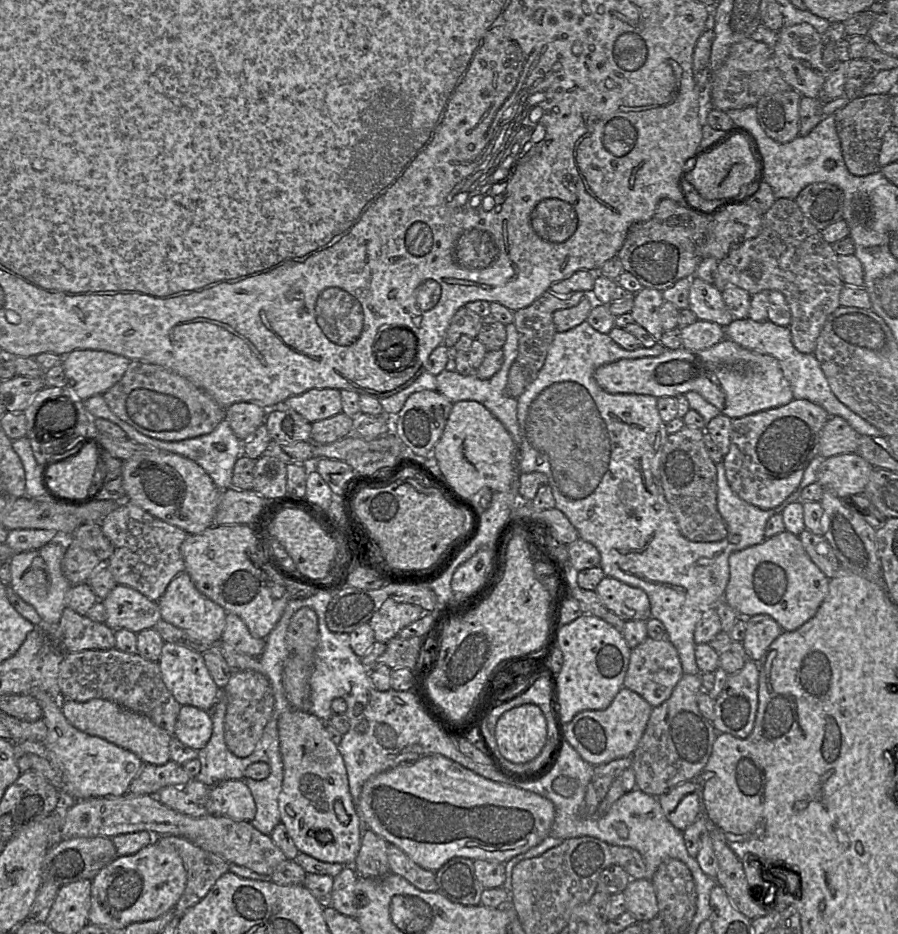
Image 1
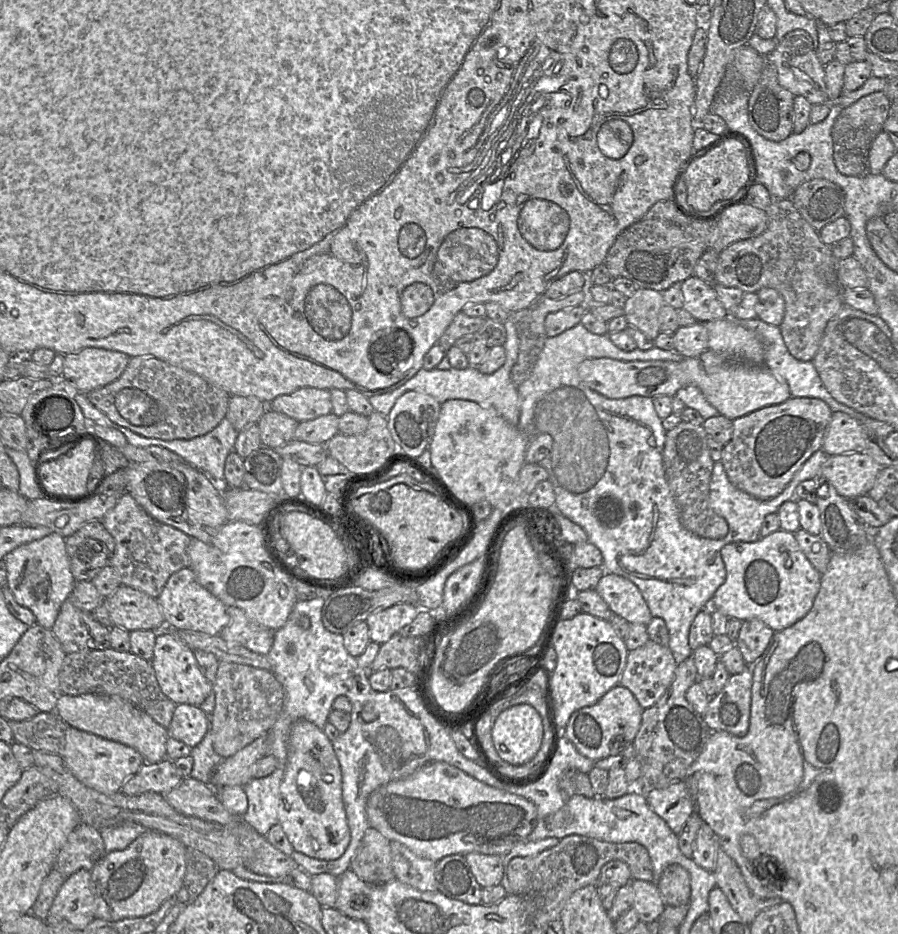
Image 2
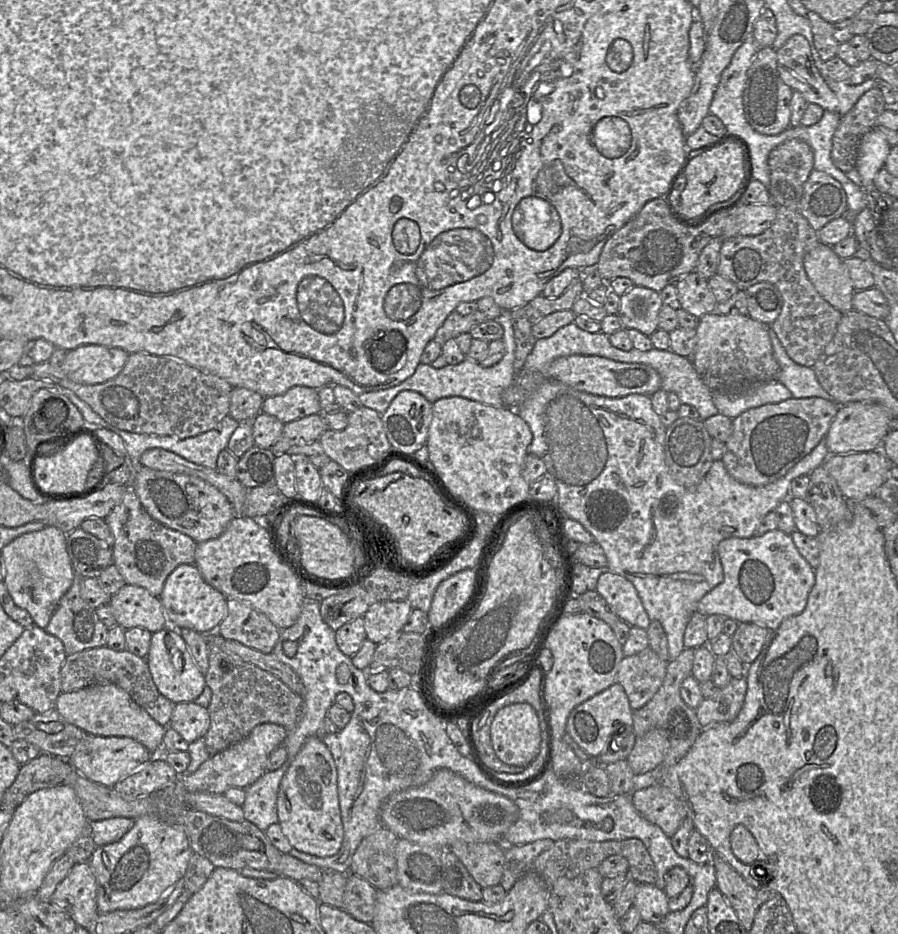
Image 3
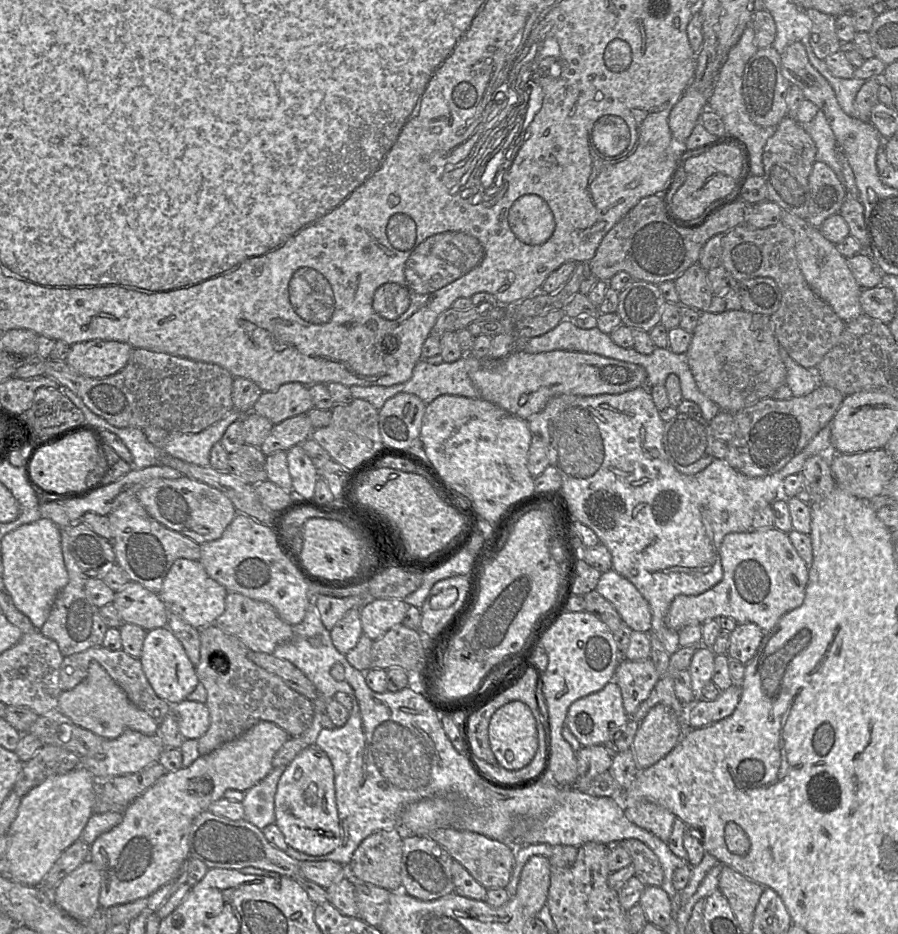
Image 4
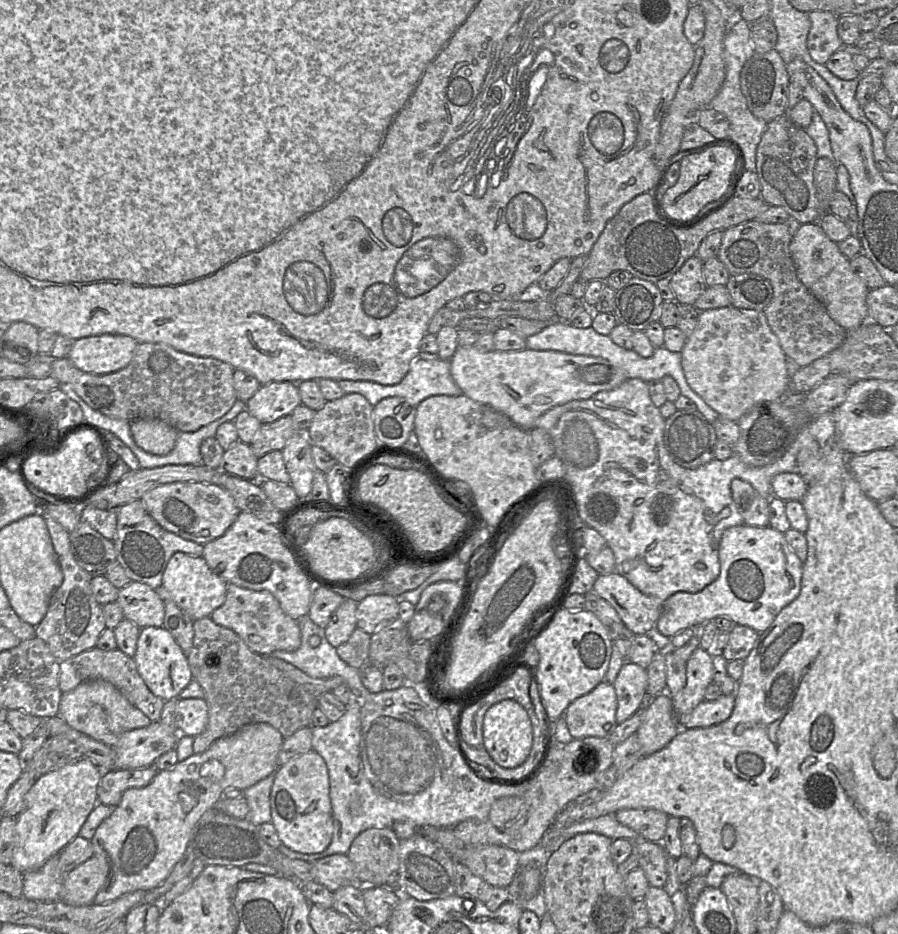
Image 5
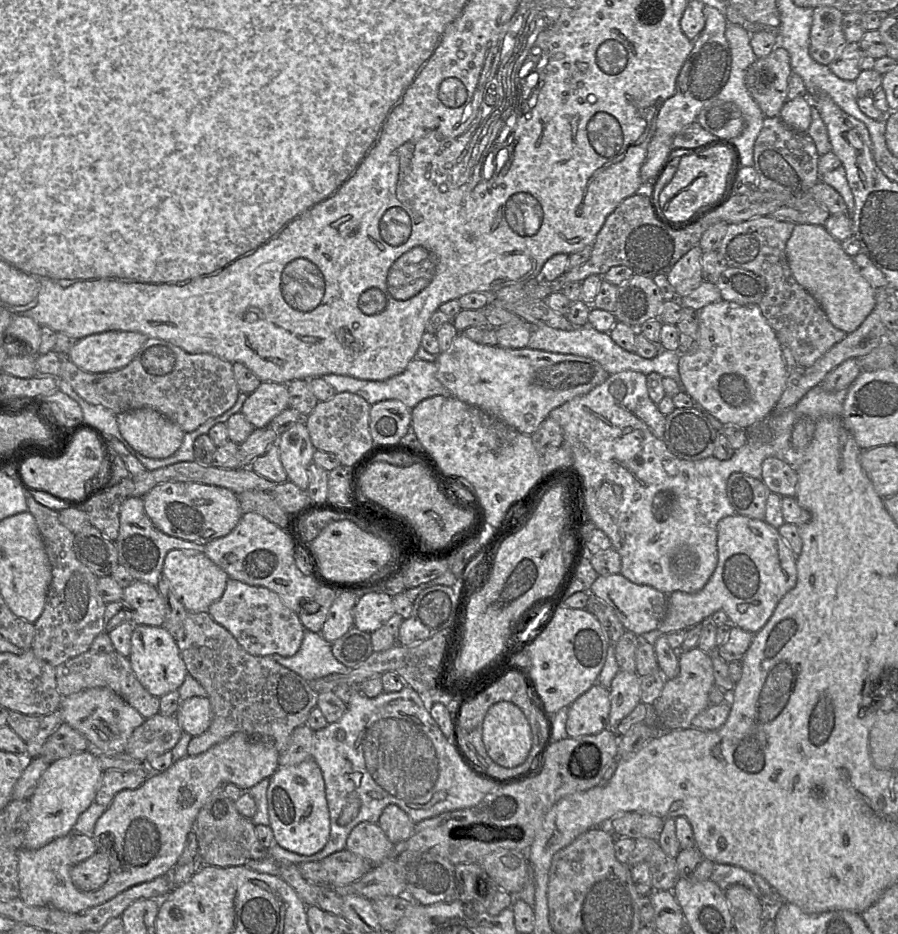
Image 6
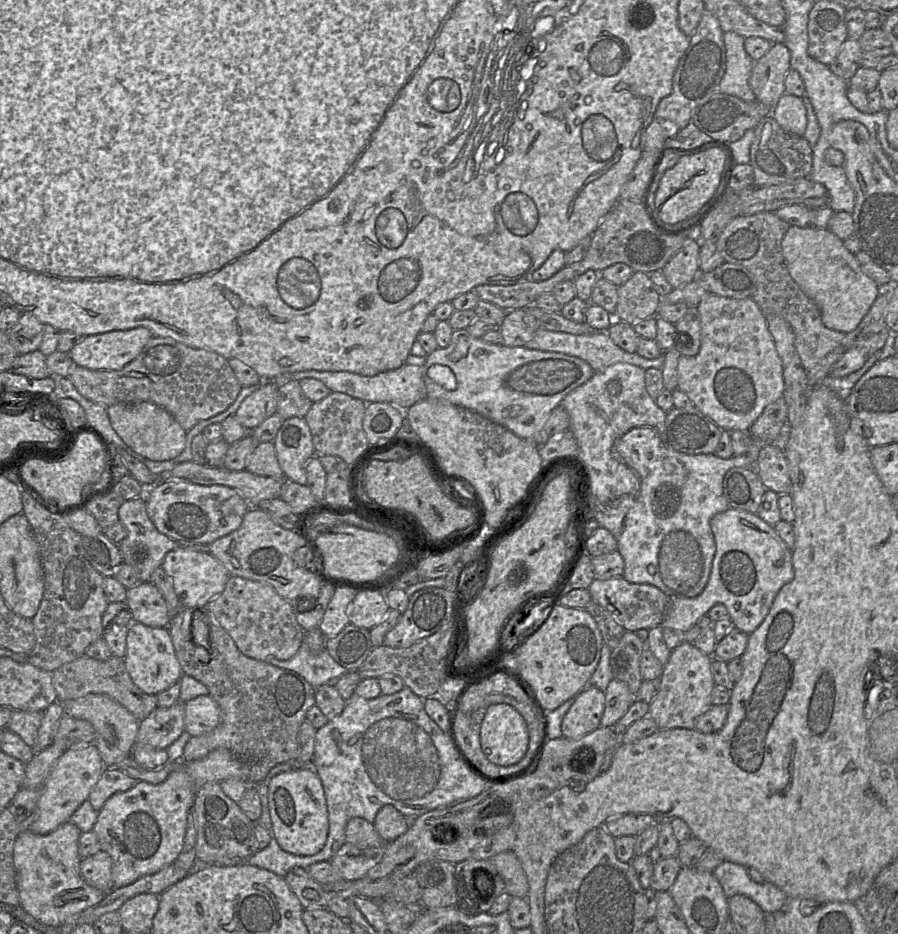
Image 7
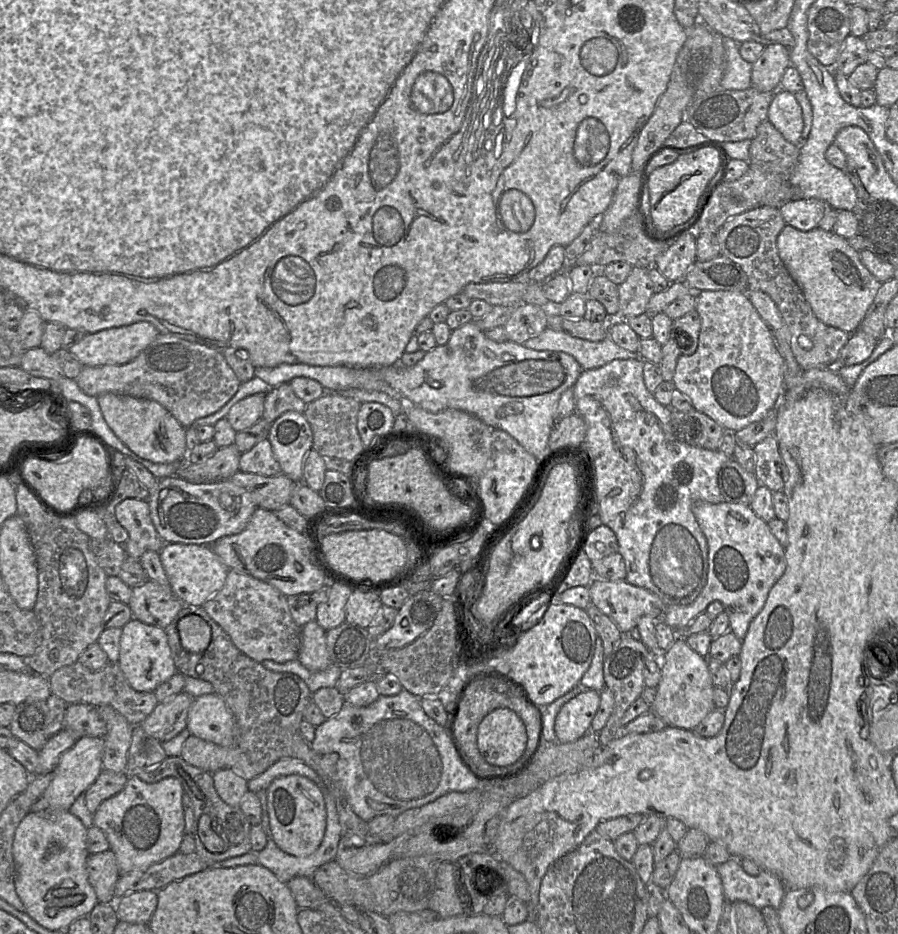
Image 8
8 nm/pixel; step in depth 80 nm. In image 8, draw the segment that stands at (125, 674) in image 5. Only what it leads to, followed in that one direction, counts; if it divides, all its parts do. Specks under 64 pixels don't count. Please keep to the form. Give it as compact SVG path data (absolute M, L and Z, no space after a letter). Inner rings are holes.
M77 661L55 671L48 681L52 694L67 704L85 703L93 706L111 706L133 726L140 725L159 703L155 692L139 692L133 689L117 662L108 661L99 670L91 670Z

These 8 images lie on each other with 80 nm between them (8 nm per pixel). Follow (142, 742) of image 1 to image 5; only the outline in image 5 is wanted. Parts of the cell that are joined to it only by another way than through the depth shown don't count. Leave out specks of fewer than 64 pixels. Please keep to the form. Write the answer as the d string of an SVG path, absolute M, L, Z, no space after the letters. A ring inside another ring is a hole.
M102 679L84 681L75 689L62 693L58 715L71 728L110 747L114 747L125 732L147 727L152 722L119 689Z

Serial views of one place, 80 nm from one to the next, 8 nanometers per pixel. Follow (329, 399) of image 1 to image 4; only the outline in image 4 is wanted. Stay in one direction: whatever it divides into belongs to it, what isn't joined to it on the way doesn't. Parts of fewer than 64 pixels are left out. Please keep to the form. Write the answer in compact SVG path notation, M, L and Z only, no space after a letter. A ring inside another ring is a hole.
M289 382L275 391L263 392L252 412L278 424L287 418L306 414L312 408L314 403L309 387L299 382Z

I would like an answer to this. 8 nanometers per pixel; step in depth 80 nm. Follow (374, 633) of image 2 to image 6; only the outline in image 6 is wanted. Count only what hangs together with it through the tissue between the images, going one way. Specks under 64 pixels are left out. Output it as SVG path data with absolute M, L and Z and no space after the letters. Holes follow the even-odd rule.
M364 592L353 608L354 626L372 633L381 628L396 613L393 597L384 592Z

